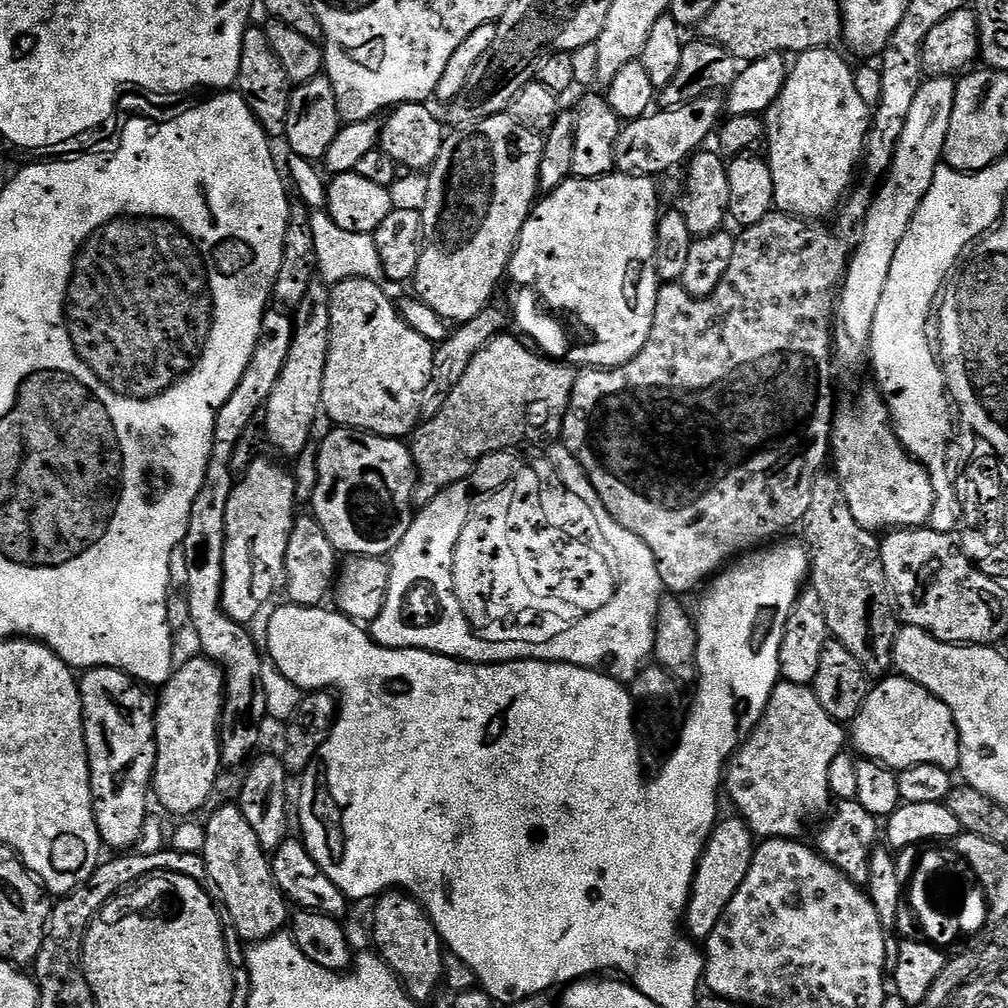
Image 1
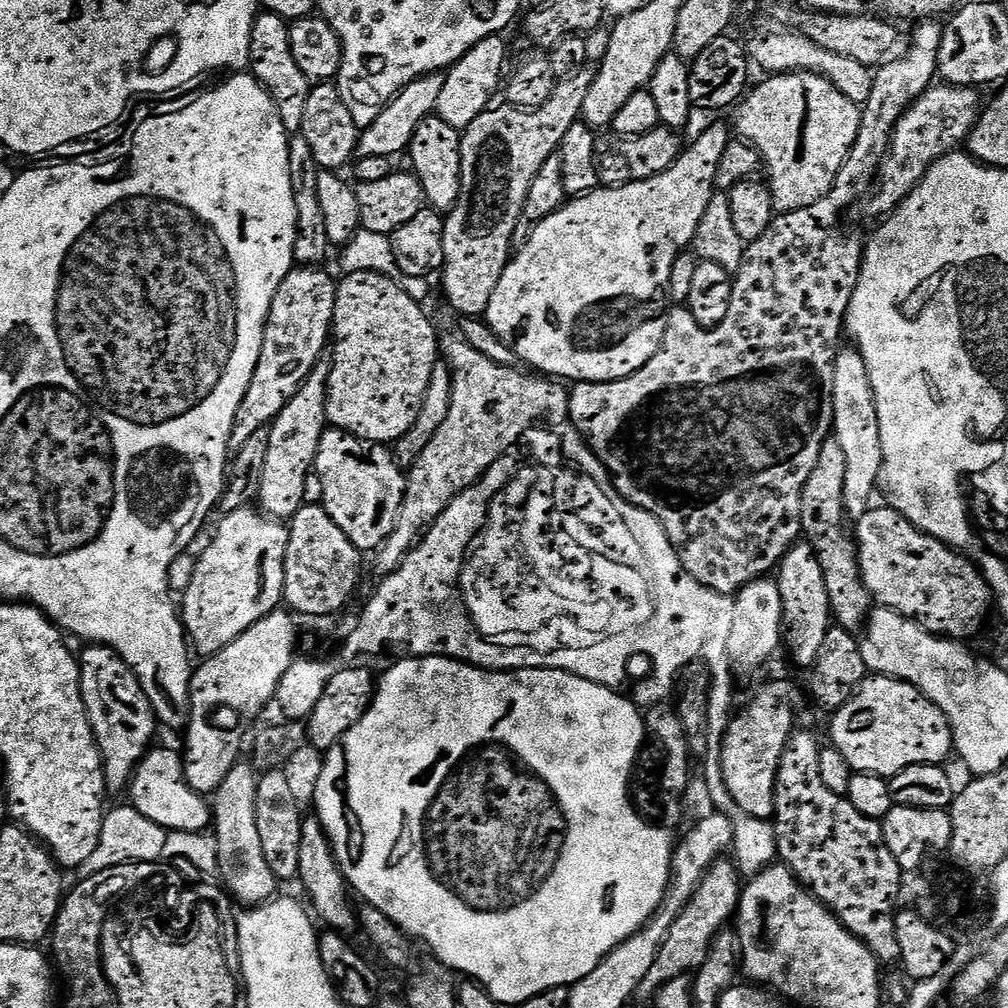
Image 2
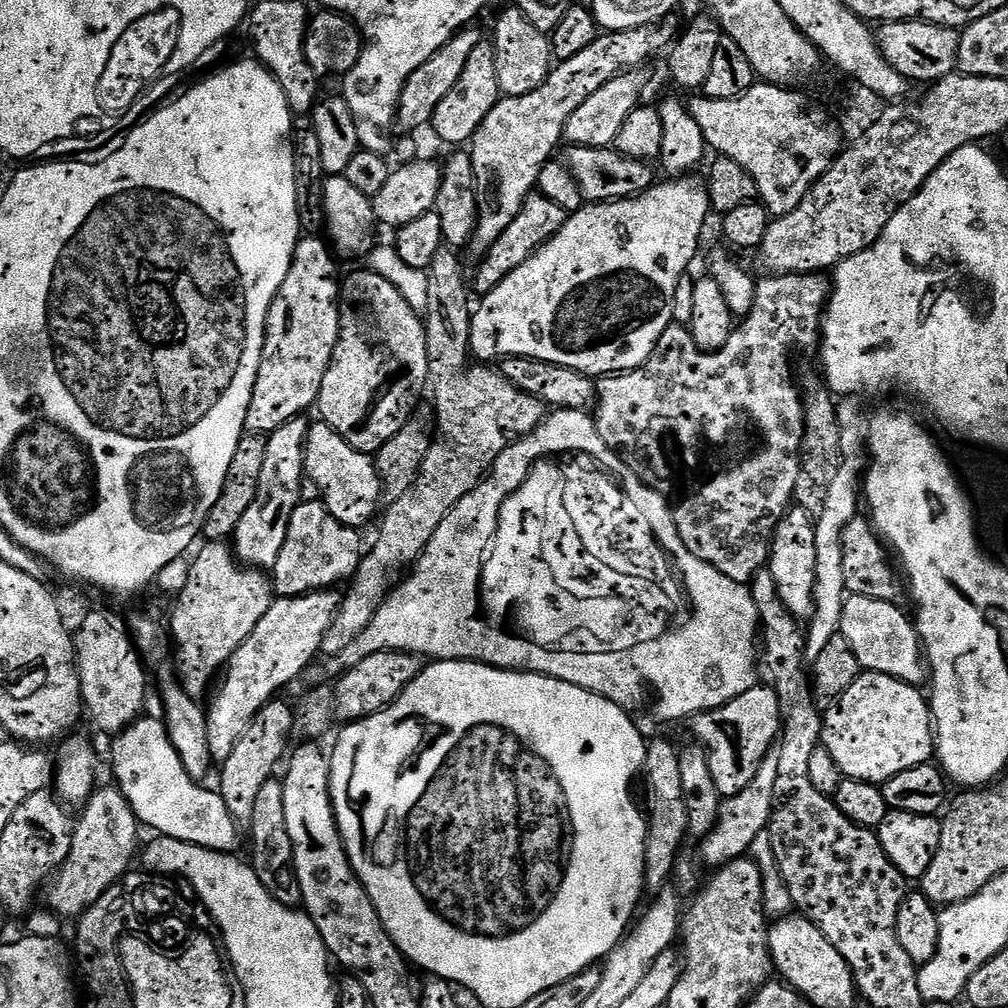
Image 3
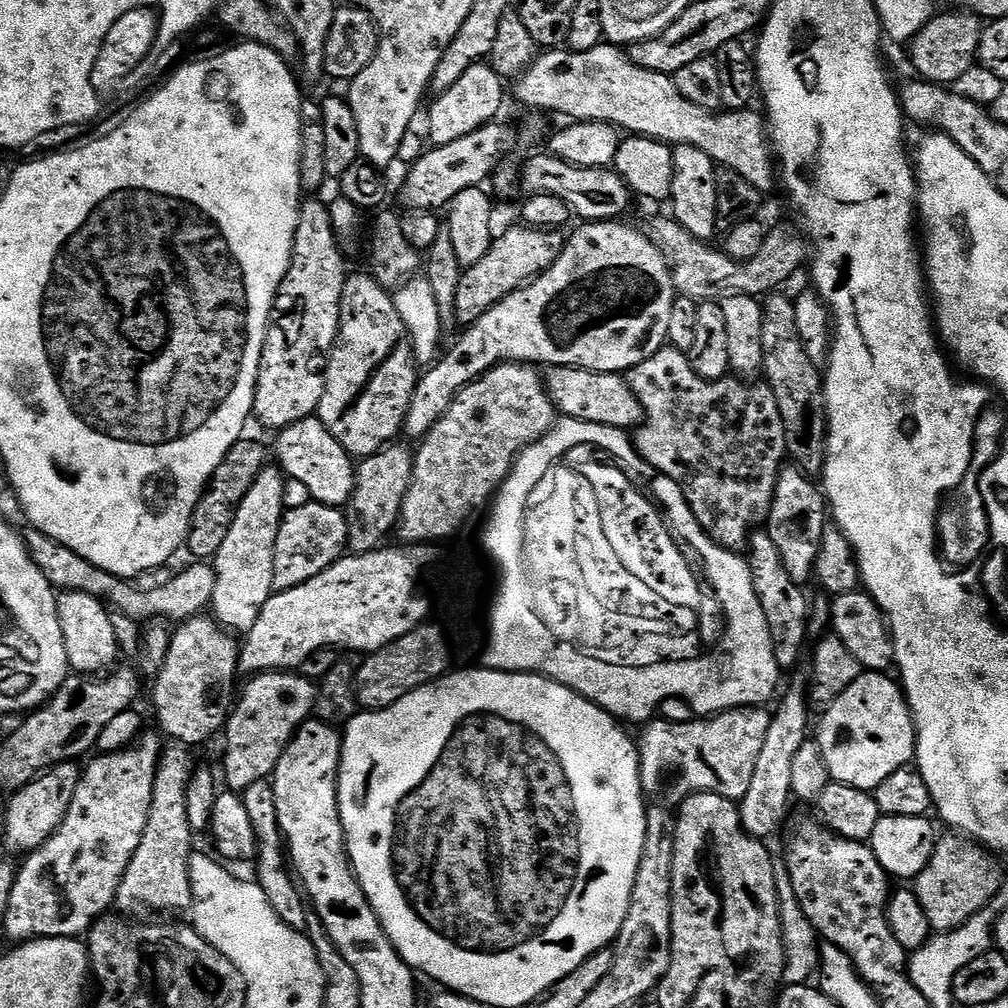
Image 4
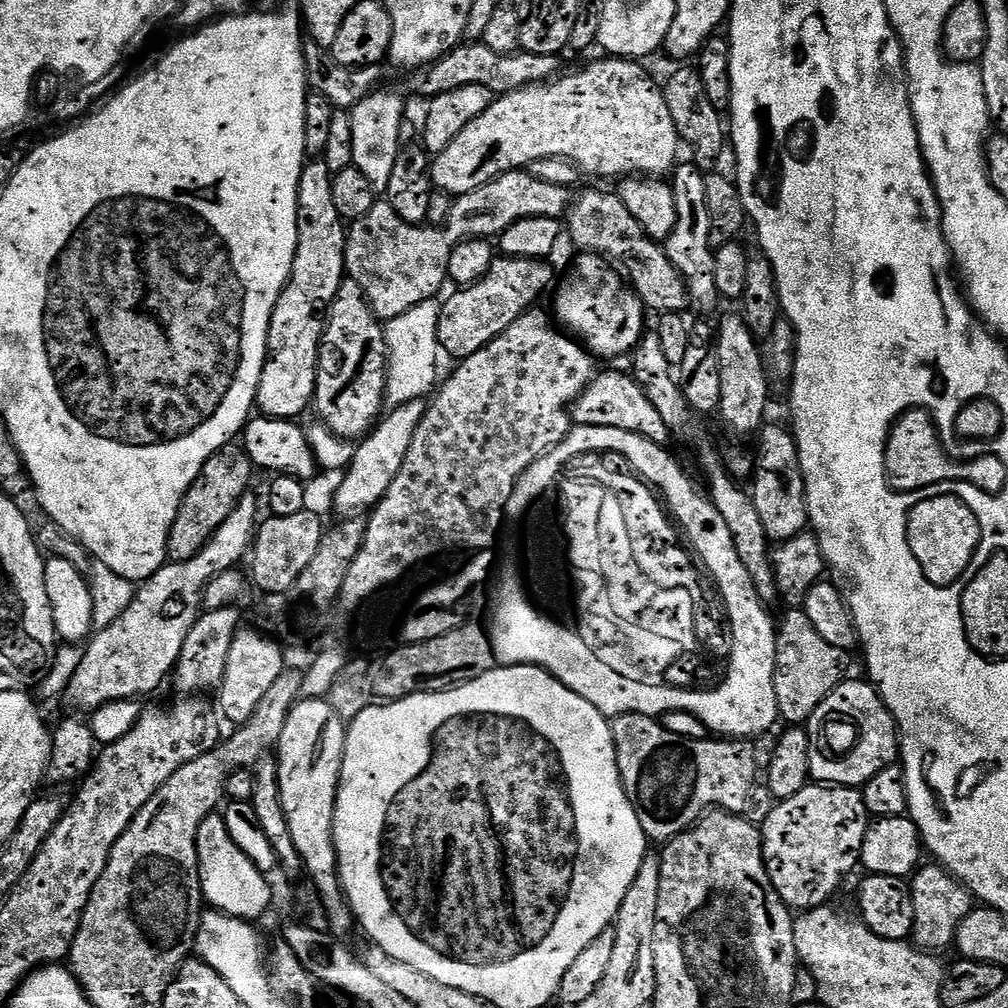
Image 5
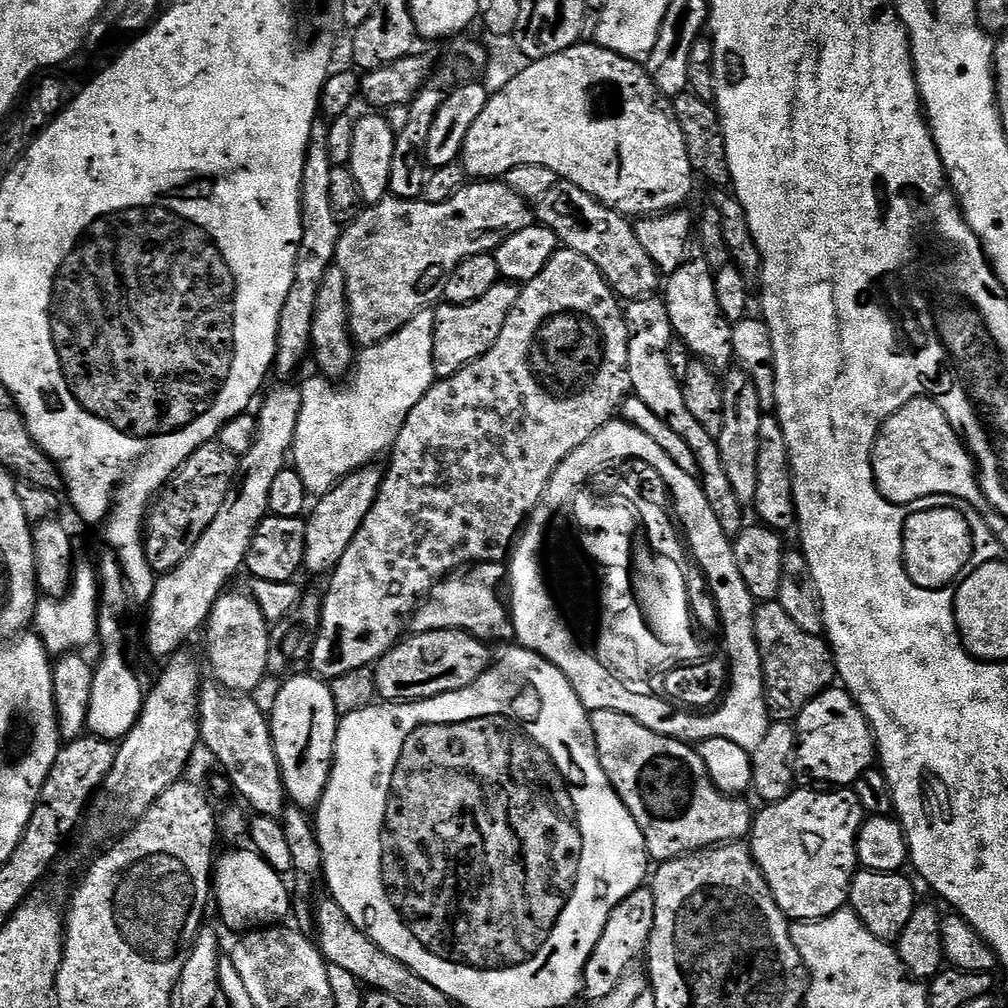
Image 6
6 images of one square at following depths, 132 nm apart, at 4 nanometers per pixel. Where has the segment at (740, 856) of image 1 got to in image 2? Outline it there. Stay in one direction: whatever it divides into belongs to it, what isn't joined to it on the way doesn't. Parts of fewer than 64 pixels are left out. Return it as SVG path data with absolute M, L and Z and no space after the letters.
M721 858L708 867L684 909L674 918L646 978L642 978L638 989L641 997L654 995L659 988L667 984L669 987L678 977L695 973L704 965L716 937L729 927L735 917L741 891L742 877L731 859Z

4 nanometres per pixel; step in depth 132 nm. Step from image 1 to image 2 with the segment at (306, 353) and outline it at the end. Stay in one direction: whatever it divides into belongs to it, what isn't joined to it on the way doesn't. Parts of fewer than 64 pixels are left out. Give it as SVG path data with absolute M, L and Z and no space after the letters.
M324 370L316 371L309 371L304 383L268 428L268 449L258 485L258 500L260 496L259 507L269 517L281 522L291 521L292 515L306 503L304 487L316 463L318 442L326 430L328 374Z

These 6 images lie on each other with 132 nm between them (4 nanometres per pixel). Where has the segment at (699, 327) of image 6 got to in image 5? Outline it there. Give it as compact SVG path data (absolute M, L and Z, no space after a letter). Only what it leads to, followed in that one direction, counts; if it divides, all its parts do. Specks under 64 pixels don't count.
M691 162L681 163L671 173L670 183L674 194L674 206L678 209L678 222L668 240L663 241L664 253L676 264L684 283L700 308L712 308L718 301L714 286L714 258L716 253L710 242L710 209L706 206L705 173Z

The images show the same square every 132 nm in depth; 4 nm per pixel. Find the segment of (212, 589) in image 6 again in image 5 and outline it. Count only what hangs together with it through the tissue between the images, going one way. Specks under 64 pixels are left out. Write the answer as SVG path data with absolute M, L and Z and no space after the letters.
M255 495L243 496L238 506L226 518L226 522L212 535L208 545L194 558L186 562L168 562L163 568L158 569L149 580L143 581L136 589L136 597L126 606L126 610L110 626L99 629L87 641L88 648L83 649L84 657L74 672L74 678L70 678L66 699L76 708L88 708L95 710L104 704L110 704L113 700L136 700L140 696L148 696L160 688L164 679L173 675L178 658L182 654L182 646L186 642L186 634L194 626L194 622L200 619L204 608L204 591L208 589L208 583L218 574L237 567L240 559L249 555L250 549L256 538L258 519L256 520Z

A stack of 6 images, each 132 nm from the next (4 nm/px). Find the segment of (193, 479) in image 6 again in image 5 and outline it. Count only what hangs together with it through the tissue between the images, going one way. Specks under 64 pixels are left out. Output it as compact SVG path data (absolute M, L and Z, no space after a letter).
M240 446L222 448L208 459L204 469L184 495L178 510L178 518L170 530L169 561L186 562L208 545L212 535L224 525L226 518L230 518L241 498L249 495L251 488L248 487L252 484L252 472L254 473L252 460Z

